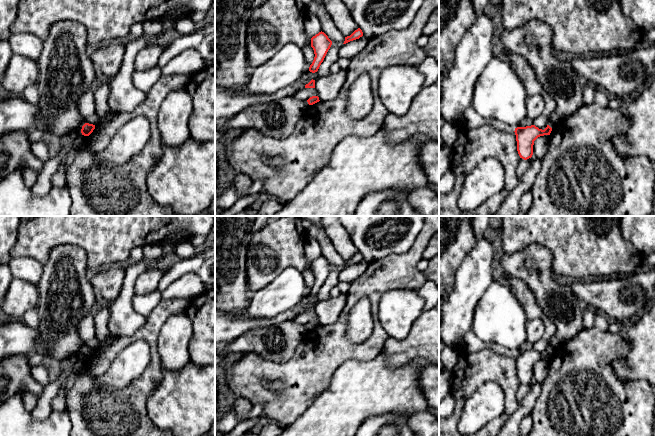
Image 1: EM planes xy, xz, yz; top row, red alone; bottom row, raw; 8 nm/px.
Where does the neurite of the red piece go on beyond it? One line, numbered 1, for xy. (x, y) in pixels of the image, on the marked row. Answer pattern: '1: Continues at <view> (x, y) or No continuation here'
1: No continuation here

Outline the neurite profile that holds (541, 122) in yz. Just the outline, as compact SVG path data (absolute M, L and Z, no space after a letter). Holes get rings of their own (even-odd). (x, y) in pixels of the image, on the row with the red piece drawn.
M542 114L541 116L535 118L533 120L533 125L538 127L539 129L544 130L547 127L547 125L548 125L548 119L545 116L545 114Z

